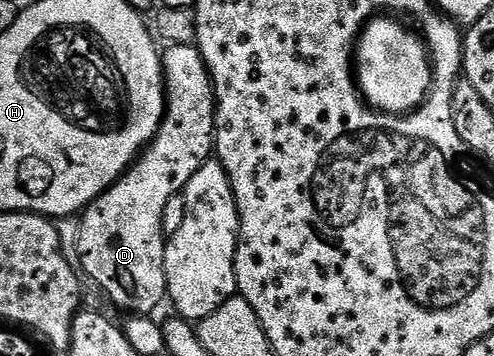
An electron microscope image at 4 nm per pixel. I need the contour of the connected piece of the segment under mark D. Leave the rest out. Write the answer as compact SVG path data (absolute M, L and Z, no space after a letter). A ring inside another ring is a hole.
M171 44L169 48L162 53L162 75L166 91L166 114L162 116L162 126L158 128L158 134L156 134L153 141L138 154L134 164L123 173L121 179L118 180L111 189L105 189L93 203L87 205L80 217L78 264L81 272L85 274L87 278L90 276L90 281L93 282L93 284L99 285L106 294L109 304L113 306L115 310L123 309L126 315L153 314L153 309L156 308L161 301L165 302L167 300L168 294L166 292L166 268L164 267L164 259L166 258L166 242L168 237L167 234L162 232L164 207L168 207L168 199L179 196L179 194L185 190L188 179L192 179L192 175L196 175L196 171L200 171L200 167L204 167L204 163L211 160L212 154L214 153L214 84L210 82L210 72L206 70L206 64L200 55L200 51L193 44Z

